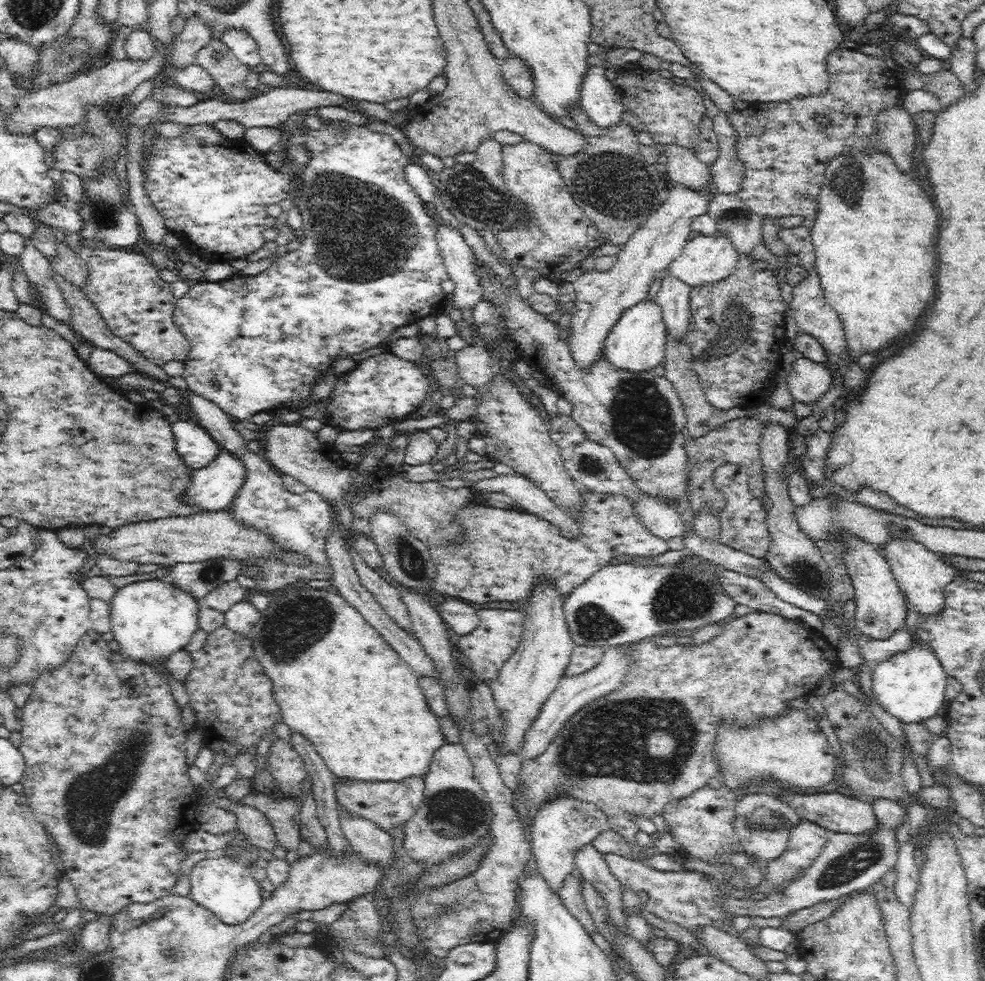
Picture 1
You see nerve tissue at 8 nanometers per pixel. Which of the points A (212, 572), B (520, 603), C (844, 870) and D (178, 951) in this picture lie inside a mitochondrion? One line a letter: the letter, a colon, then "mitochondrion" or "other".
A: mitochondrion
B: other
C: mitochondrion
D: mitochondrion

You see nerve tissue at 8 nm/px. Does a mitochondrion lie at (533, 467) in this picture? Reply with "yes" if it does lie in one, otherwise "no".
no

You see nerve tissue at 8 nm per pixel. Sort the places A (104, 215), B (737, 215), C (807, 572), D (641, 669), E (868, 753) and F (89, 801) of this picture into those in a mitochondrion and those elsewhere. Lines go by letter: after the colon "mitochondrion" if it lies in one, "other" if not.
A: mitochondrion
B: mitochondrion
C: mitochondrion
D: other
E: mitochondrion
F: mitochondrion

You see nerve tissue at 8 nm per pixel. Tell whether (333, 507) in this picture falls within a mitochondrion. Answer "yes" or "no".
no

